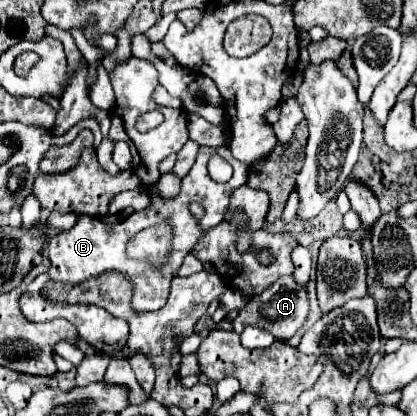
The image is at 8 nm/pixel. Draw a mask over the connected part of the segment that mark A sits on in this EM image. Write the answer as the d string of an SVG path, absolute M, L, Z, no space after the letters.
M281 276L261 294L257 294L249 300L249 304L233 320L233 326L235 326L235 332L239 332L239 334L243 332L245 326L257 326L257 328L271 332L277 340L287 340L303 326L307 314L309 314L307 290L303 286L297 286L293 276Z

